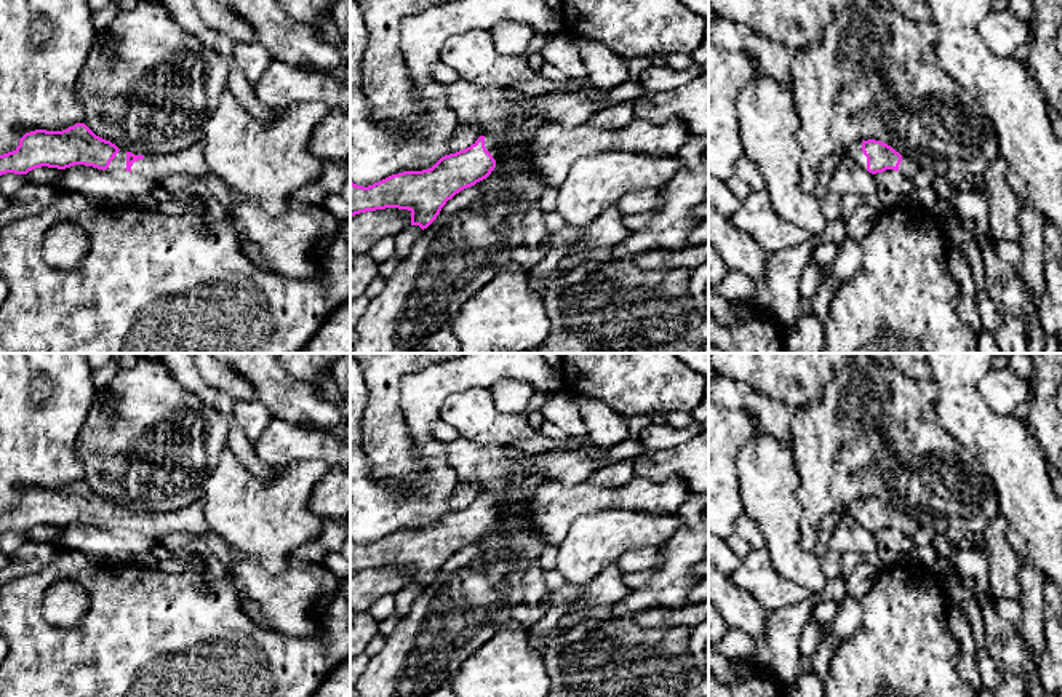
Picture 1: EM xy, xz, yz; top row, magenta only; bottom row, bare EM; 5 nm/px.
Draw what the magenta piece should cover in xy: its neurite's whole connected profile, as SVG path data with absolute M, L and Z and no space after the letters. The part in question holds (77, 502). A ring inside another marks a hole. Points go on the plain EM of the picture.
M75 481L62 489L26 491L13 510L0 513L0 534L6 531L27 532L42 524L66 528L74 523L107 529L126 528L147 540L181 532L208 532L203 499L182 510L134 513L96 494L85 481Z

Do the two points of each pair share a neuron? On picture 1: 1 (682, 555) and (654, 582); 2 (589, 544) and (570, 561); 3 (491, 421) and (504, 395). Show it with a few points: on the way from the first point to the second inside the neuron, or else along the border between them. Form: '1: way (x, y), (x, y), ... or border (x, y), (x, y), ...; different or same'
1: way (675, 561), (661, 576); same
2: way (584, 549), (574, 558); same
3: border (488, 387), (493, 405), (498, 410), (523, 413); different

